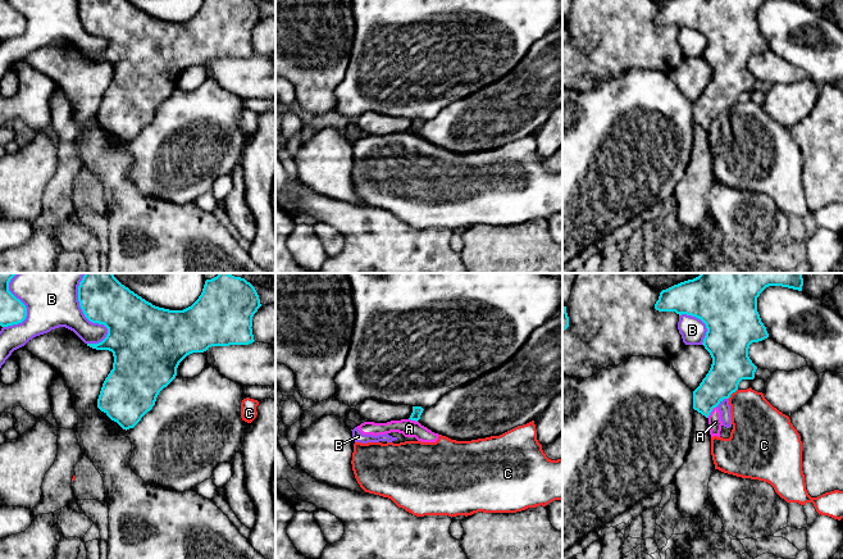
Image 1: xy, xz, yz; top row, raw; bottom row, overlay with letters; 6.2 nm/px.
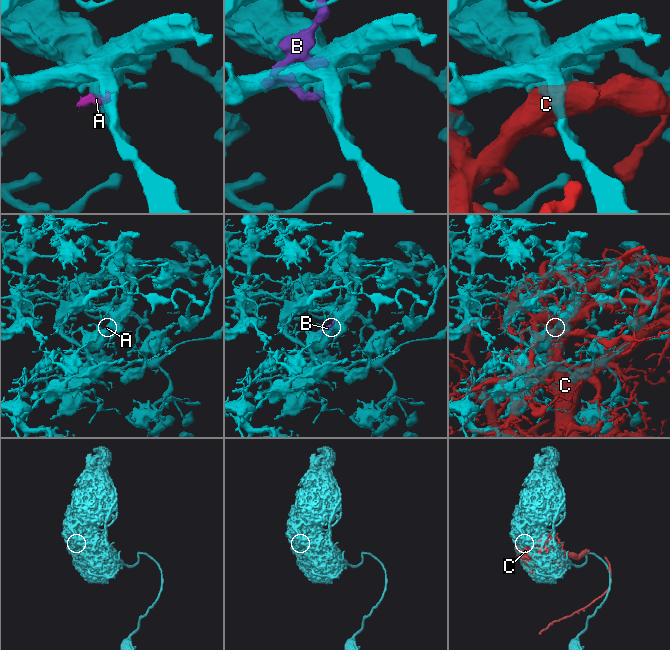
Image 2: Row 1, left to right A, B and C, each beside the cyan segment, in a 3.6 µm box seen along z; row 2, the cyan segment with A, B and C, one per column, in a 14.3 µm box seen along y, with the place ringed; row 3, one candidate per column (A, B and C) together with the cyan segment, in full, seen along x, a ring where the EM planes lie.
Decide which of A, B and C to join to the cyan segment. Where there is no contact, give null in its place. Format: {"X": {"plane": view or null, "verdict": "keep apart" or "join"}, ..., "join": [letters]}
{"A": {"plane": "yz", "verdict": "keep apart"}, "B": {"plane": "xy", "verdict": "keep apart"}, "C": {"plane": "yz", "verdict": "keep apart"}, "join": []}

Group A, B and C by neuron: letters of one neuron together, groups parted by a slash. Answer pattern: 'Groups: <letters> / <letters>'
Groups: A B C

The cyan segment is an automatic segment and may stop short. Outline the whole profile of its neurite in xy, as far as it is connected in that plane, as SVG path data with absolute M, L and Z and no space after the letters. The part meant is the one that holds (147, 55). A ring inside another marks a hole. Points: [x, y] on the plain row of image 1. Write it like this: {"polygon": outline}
{"polygon": "M78 0L78 14L85 29L90 35L104 37L108 41L108 47L101 55L87 56L87 59L96 63L109 63L113 65L114 69L113 82L105 91L97 112L97 121L126 144L133 141L141 133L141 131L152 122L159 105L176 91L177 81L187 68L192 65L204 65L211 59L249 58L254 55L255 53L251 41L252 29L261 19L255 0L204 0L199 12L191 19L183 23L169 23L155 19L151 15L142 12L141 9L138 9L137 6L135 6L133 4L131 4L128 0Z"}

